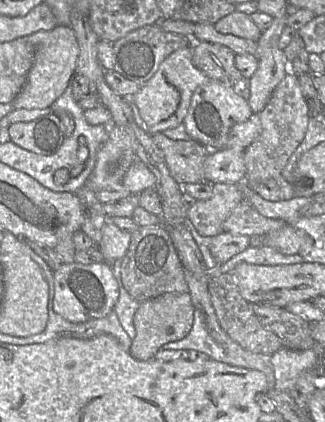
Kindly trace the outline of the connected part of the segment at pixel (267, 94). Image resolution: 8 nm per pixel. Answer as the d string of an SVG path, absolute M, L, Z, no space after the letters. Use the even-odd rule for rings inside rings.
M286 16L274 18L257 41L258 68L248 79L248 103L255 114L259 114L265 108L277 85L290 72L283 50L278 47L279 37L285 26Z

